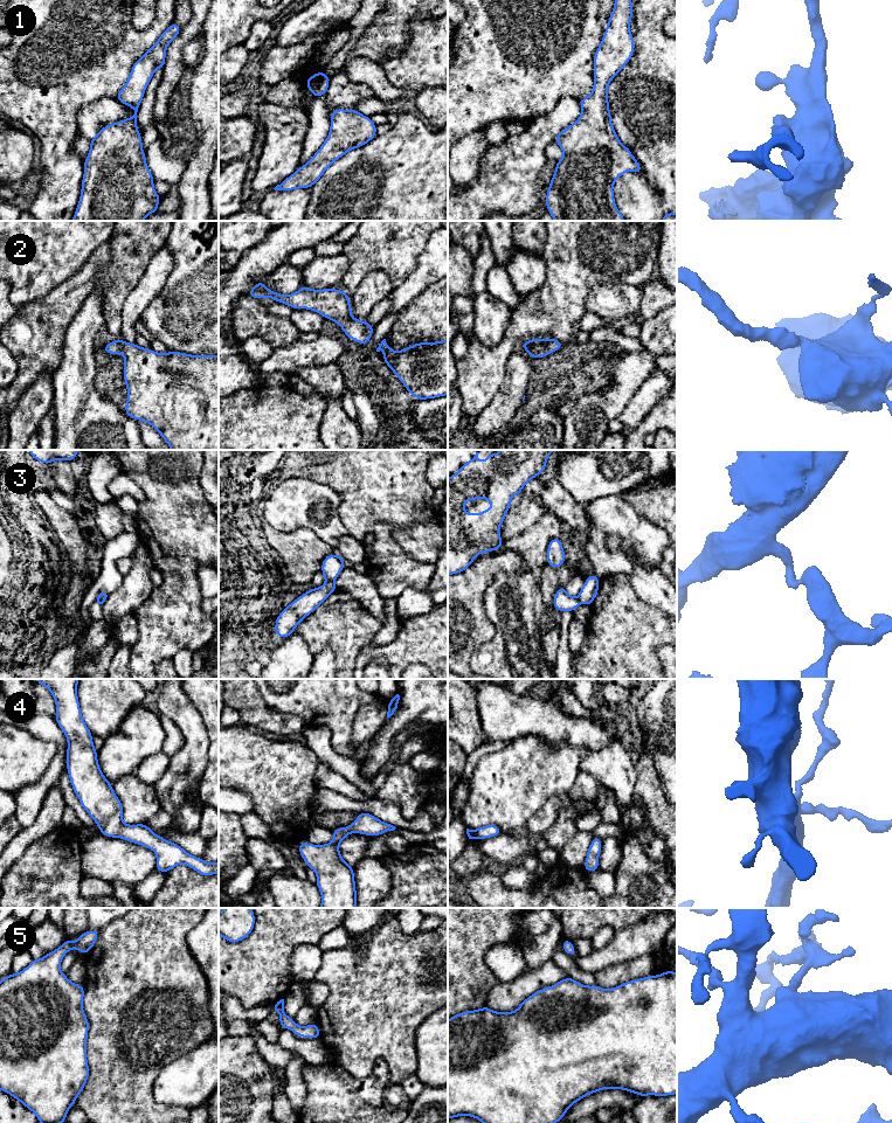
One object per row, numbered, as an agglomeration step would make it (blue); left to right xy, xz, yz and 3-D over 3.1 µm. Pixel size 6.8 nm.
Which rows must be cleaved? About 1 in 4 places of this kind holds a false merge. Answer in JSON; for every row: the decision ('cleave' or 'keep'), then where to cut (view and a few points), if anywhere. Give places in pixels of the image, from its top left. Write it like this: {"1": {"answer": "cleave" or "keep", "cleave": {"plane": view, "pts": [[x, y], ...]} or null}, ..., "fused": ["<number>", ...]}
{"1": {"answer": "keep", "cleave": null}, "2": {"answer": "keep", "cleave": null}, "3": {"answer": "cleave", "cleave": {"plane": "xz", "pts": [[333, 580], [326, 582]]}}, "4": {"answer": "keep", "cleave": null}, "5": {"answer": "keep", "cleave": null}, "fused": ["3"]}

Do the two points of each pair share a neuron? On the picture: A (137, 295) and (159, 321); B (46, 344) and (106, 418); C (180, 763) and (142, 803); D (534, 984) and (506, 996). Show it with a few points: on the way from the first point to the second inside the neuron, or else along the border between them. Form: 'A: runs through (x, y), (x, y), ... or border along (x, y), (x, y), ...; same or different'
A: border along (164, 284), (163, 289), (146, 306), (139, 320); different
B: border along (64, 334), (61, 362), (53, 375); different
C: border along (153, 785), (161, 809); different
D: runs through (527, 984), (513, 992); same

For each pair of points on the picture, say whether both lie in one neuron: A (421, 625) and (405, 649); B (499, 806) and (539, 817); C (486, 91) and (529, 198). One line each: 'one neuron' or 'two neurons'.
A: one neuron
B: two neurons
C: two neurons

